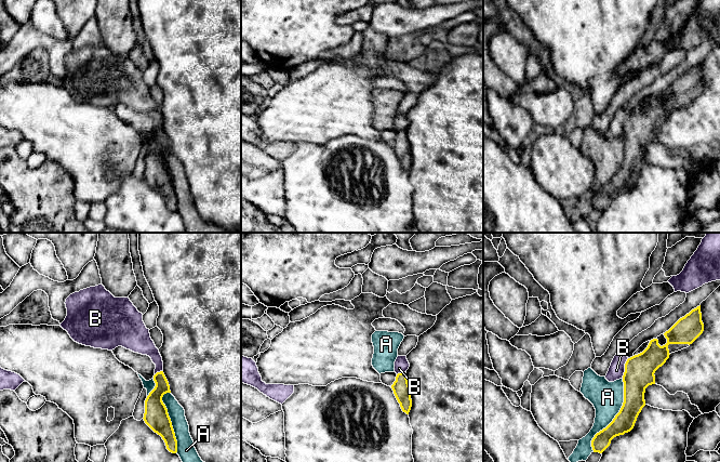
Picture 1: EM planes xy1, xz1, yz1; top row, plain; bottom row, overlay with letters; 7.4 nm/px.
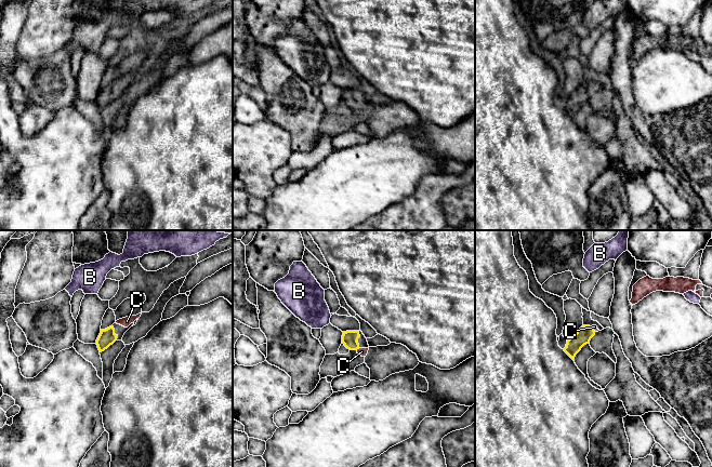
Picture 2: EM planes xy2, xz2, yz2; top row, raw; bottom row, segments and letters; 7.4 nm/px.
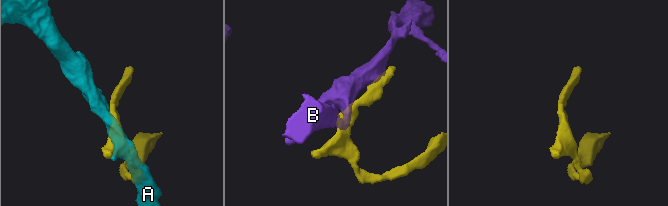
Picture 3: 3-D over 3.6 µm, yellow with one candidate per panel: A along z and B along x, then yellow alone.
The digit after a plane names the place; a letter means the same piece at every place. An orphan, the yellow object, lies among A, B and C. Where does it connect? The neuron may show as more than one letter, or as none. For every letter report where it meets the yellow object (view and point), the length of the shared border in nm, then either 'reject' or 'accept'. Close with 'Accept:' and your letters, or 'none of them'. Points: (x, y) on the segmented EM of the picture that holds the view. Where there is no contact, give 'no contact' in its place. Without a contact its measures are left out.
A: yz1 (615, 416) | 600 nm | reject
B: yz1 (625, 368) | 160 nm | reject
C: xz2 (357, 348) | 30 nm | accept
Accept: C

